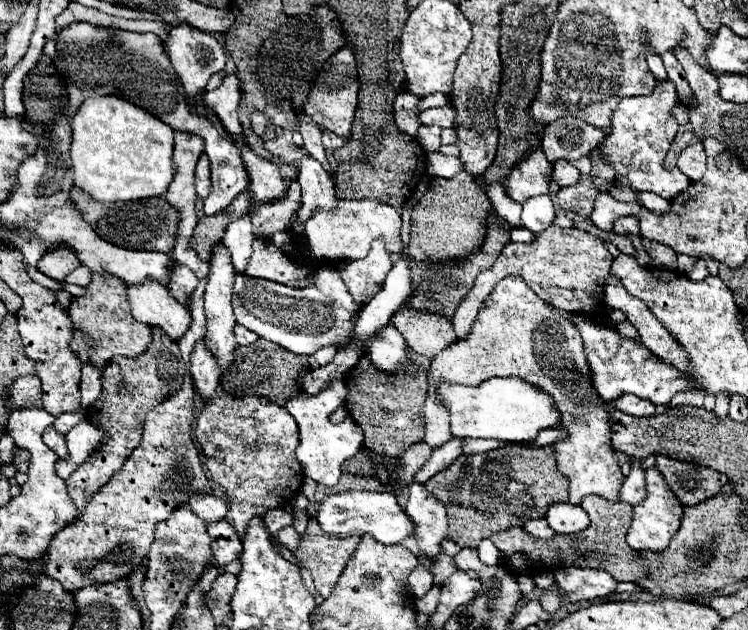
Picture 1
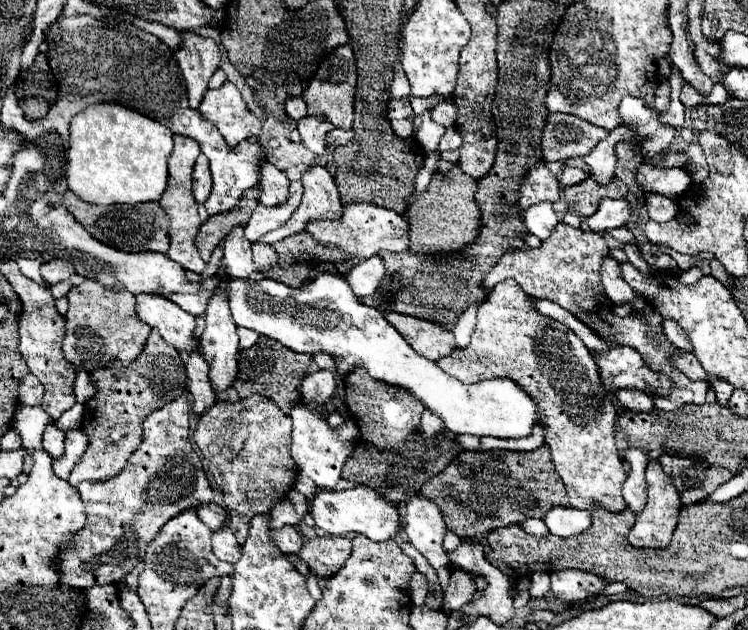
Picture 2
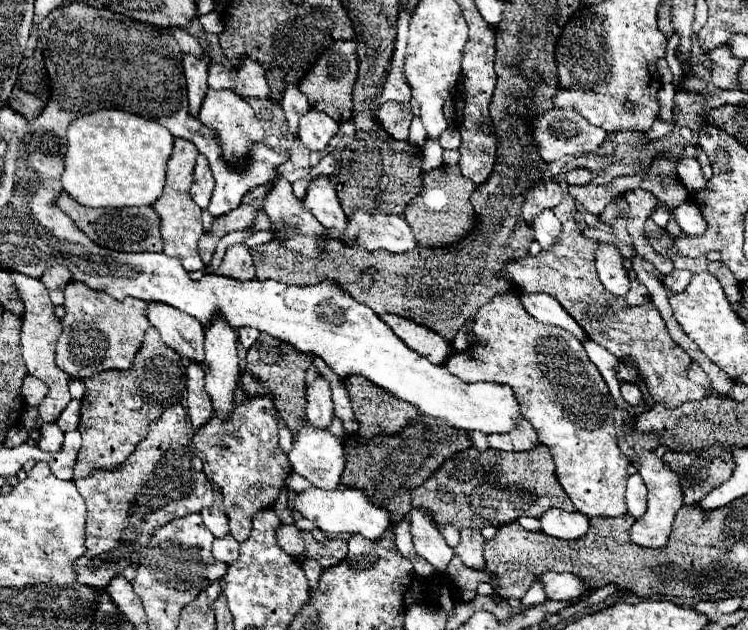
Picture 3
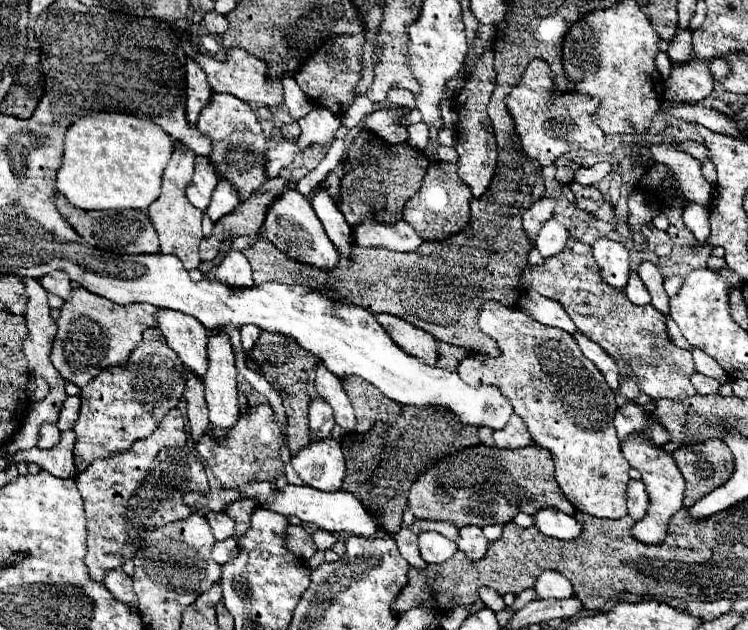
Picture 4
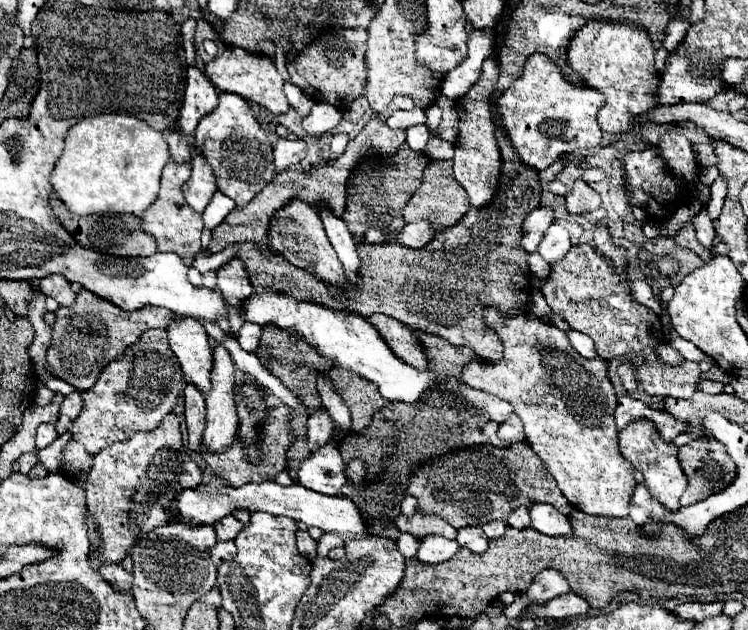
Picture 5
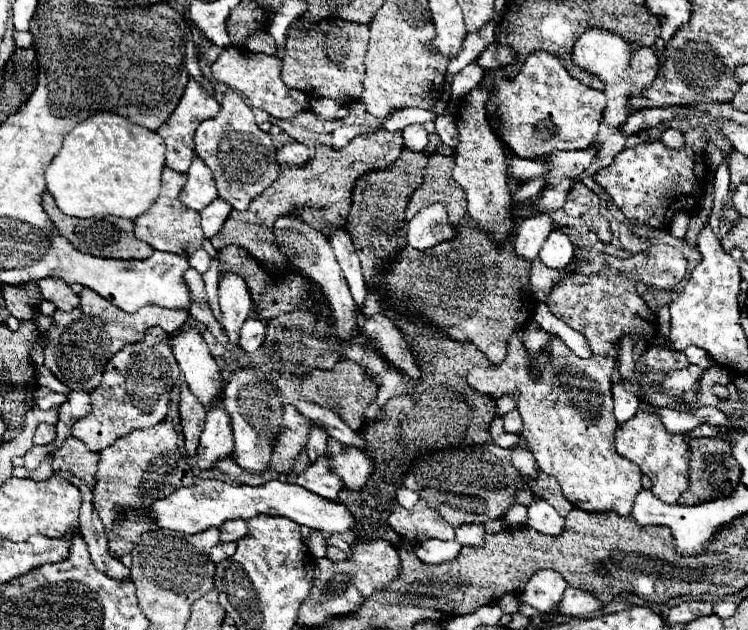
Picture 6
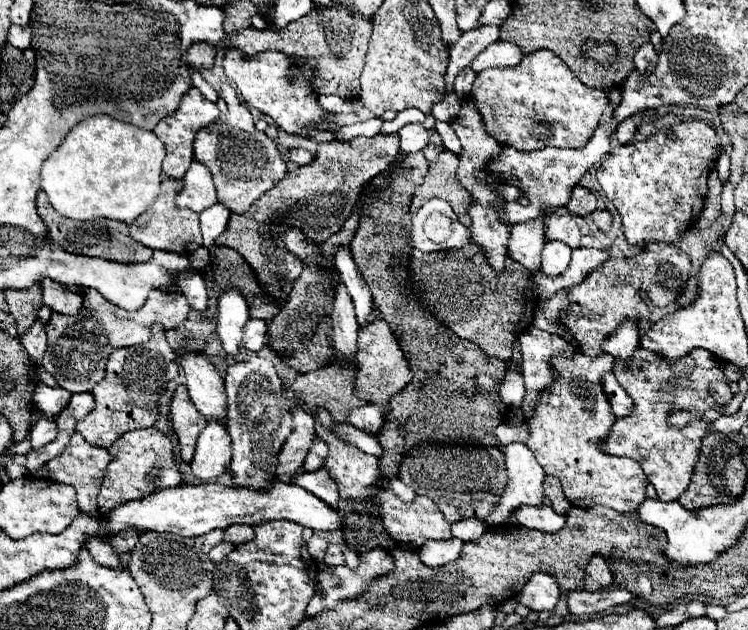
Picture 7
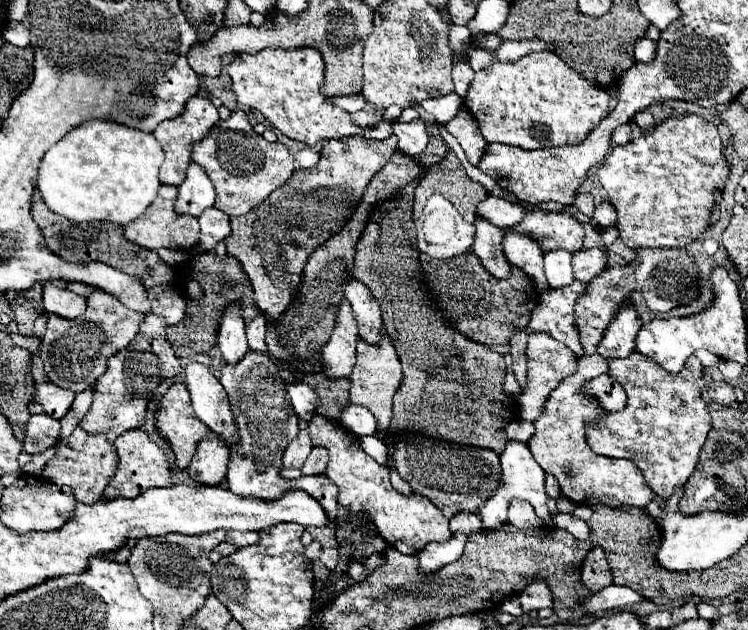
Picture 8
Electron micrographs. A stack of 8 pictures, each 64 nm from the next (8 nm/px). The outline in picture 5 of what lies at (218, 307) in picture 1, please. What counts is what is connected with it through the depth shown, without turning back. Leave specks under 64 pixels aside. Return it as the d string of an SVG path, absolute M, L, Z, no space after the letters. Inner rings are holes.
M216 342L216 346L212 348L212 354L214 354L214 366L210 372L212 388L210 388L210 394L206 394L208 414L206 414L206 430L202 436L202 444L212 452L222 452L230 446L234 434L238 432L238 412L236 412L236 402L234 402L236 380L234 380L234 362L222 342Z

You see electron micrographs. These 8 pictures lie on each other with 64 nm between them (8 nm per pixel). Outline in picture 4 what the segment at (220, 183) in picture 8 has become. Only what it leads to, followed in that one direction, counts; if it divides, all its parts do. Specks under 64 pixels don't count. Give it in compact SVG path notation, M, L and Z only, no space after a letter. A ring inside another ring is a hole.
M214 92L206 108L200 112L196 126L202 134L208 134L212 138L214 150L210 154L210 160L222 176L226 176L230 182L234 182L234 186L238 186L242 200L246 200L254 190L258 190L262 182L266 182L264 178L266 138L250 104L246 104L236 96Z

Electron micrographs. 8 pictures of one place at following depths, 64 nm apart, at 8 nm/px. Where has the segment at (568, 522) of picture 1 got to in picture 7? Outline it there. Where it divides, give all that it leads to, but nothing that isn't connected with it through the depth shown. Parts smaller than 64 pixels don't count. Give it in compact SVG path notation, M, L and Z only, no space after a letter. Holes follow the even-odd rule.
M522 506L518 508L518 524L524 528L534 528L540 532L558 532L564 528L564 516L556 514L550 506Z

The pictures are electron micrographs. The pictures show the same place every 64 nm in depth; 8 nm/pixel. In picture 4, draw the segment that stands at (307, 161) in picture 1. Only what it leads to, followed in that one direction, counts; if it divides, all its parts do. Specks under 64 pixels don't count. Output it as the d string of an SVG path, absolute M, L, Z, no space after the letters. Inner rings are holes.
M318 186L310 194L310 204L312 204L318 220L322 222L328 238L332 240L332 244L342 254L350 254L350 246L352 246L352 242L350 242L350 226L346 224L346 218L338 210L334 198L322 186Z

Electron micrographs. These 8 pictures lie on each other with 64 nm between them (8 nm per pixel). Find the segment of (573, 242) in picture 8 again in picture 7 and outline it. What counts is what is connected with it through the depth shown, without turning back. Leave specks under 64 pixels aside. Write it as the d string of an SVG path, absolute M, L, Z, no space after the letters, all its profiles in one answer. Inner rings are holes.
M546 216L546 238L548 240L562 240L570 248L580 246L580 230L572 216Z

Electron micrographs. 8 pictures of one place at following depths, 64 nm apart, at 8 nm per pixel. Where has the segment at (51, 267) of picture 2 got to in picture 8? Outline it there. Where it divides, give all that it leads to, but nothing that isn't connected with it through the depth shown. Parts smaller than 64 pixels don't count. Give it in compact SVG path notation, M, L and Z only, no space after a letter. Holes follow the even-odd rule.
M52 282L44 284L44 310L48 314L58 314L62 318L78 318L86 310L86 298L58 288Z

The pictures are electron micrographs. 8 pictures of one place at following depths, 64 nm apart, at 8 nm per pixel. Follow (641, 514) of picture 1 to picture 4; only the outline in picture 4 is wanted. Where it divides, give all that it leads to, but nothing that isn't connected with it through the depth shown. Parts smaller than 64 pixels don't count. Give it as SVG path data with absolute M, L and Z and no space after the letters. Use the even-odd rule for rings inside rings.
M628 436L622 442L622 454L624 458L630 462L632 468L636 468L642 474L642 482L646 484L648 496L650 496L650 508L648 514L634 522L632 526L632 536L636 540L640 540L642 544L660 544L666 538L668 532L668 522L670 518L682 508L682 498L684 498L684 478L680 474L680 470L676 470L674 460L670 454L666 454L662 448L652 446L646 438L642 436Z

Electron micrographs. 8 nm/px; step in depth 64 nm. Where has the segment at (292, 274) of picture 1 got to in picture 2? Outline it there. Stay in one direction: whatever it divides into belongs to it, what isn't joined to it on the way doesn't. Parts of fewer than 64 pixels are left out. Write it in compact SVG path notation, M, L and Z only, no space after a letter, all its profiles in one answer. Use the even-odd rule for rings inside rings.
M254 242L252 250L254 250L254 268L256 268L256 272L270 272L270 270L278 268L278 254L272 248L272 244Z

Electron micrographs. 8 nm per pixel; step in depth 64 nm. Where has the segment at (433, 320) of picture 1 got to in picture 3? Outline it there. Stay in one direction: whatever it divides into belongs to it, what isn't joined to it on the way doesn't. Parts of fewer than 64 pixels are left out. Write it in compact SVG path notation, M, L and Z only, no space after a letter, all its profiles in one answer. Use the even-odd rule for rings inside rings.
M382 314L382 320L394 330L394 334L398 334L398 338L402 338L402 342L406 342L414 352L422 354L434 364L442 364L454 350L450 340L428 326L410 322L396 314Z

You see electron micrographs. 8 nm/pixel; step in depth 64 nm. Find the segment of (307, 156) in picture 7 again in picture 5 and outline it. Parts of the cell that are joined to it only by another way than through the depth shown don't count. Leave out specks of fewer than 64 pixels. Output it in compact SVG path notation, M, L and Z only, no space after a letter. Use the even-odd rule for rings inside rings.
M278 140L278 150L274 150L274 168L276 172L282 172L290 168L292 164L300 162L306 156L306 142L304 140Z

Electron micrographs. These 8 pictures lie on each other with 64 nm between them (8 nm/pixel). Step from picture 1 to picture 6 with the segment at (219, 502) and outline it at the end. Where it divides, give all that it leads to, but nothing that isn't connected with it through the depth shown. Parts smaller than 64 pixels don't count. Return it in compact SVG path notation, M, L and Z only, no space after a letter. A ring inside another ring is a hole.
M226 520L220 528L222 542L236 542L238 538L246 536L246 522L244 520Z

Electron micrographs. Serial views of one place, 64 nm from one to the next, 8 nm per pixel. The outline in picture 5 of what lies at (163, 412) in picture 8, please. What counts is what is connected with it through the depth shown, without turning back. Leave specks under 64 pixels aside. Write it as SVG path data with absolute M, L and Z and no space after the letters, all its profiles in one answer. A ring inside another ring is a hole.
M188 384L186 390L184 390L184 400L186 400L184 414L186 414L186 424L188 424L190 448L200 452L200 448L202 448L202 434L204 434L204 426L206 426L204 396L194 384Z

